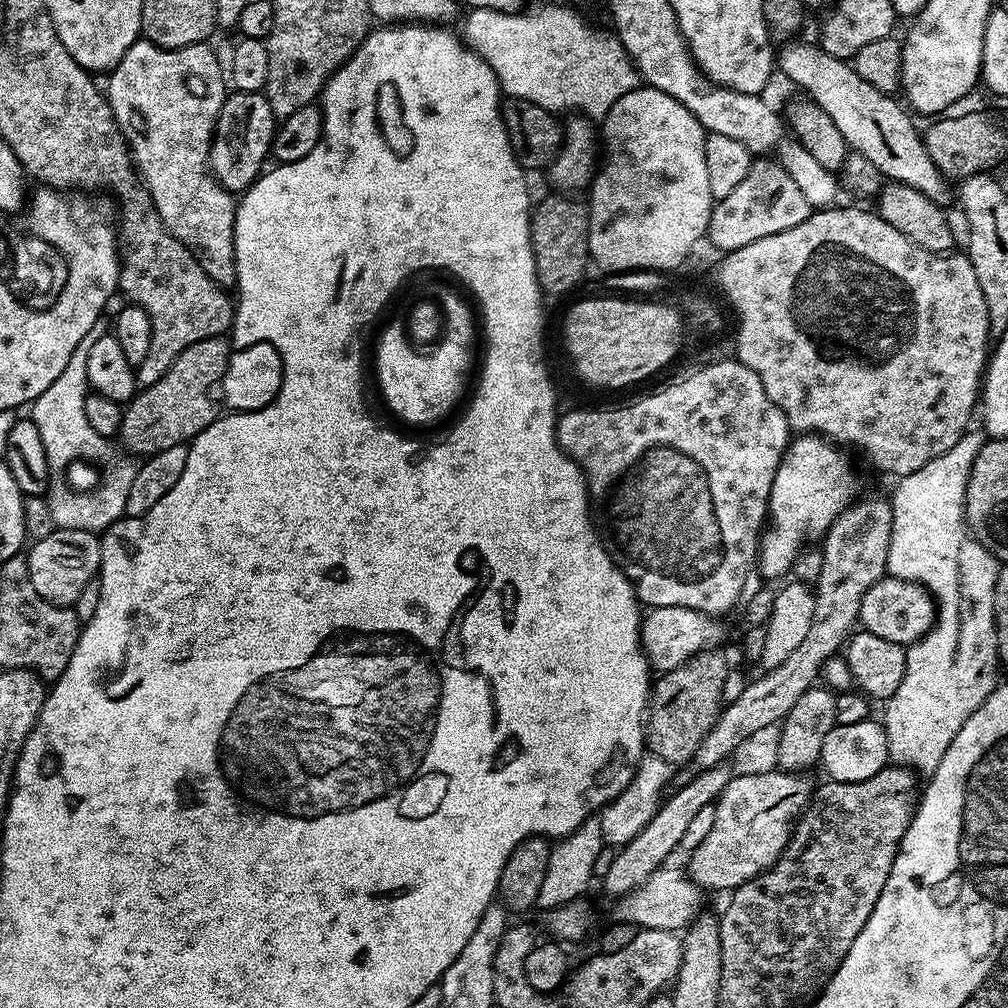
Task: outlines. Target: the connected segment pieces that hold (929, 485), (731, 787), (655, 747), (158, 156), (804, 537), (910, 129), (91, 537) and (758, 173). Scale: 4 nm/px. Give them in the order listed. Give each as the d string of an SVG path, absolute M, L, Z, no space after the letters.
M952 452L946 454L938 454L938 458L934 458L930 462L926 462L926 466L922 466L922 470L914 470L914 474L906 474L899 477L895 481L896 489L893 490L892 496L890 495L890 503L892 506L892 533L890 534L890 554L888 555L888 570L887 575L889 577L896 577L902 580L911 580L916 584L921 584L932 594L935 599L935 603L938 605L936 608L935 624L929 629L927 633L920 640L911 645L906 651L906 674L902 678L902 686L898 686L898 690L894 690L894 694L886 702L888 708L884 712L884 718L882 717L882 724L887 729L888 734L888 754L891 763L896 766L903 766L905 768L911 768L920 774L931 774L932 771L938 766L938 762L942 762L942 754L946 754L946 750L950 746L950 742L954 742L954 738L958 734L958 730L962 730L962 726L966 722L966 718L970 718L970 714L974 714L974 710L978 710L982 706L982 702L986 702L986 698L996 689L998 683L998 677L996 677L996 668L1001 667L1000 655L998 655L998 646L996 645L996 619L994 618L994 586L998 582L998 574L1000 573L1001 565L998 563L996 557L985 550L985 548L977 542L972 533L969 532L967 524L964 523L964 495L966 494L966 486L968 485L968 479L970 478L970 470L972 469L971 459L965 458L965 460L952 460L954 458Z
M775 770L764 774L733 775L722 794L714 801L714 826L710 829L710 834L706 834L706 838L702 838L702 842L698 842L698 846L691 849L689 856L692 857L686 863L688 877L701 890L708 891L709 888L712 892L727 893L774 866L774 862L788 844L788 837L791 836L800 813L812 799L813 791L814 783L812 784L808 774Z
M720 650L700 652L682 666L655 677L650 688L644 722L644 739L651 755L673 766L687 765L691 761L702 738L706 738L720 716L724 704L722 685L726 682L730 664L722 653Z
M139 38L109 73L106 95L112 117L124 135L133 155L133 163L163 224L194 252L196 260L215 284L230 288L235 285L237 276L234 250L237 201L233 193L217 183L211 171L212 139L217 118L228 97L228 84L223 65L221 68L215 52L209 46L205 42L170 50Z
M800 434L789 443L774 474L768 499L770 523L763 529L762 541L758 549L758 571L765 581L776 580L784 575L787 577L792 571L793 562L800 557L800 553L804 551L809 541L819 541L836 518L857 499L856 472L844 452L847 451L841 450L835 443L829 442L819 434Z
M788 42L781 47L784 48L781 52L779 49L779 75L781 72L786 79L793 80L800 88L805 88L808 91L805 93L811 100L818 106L822 106L822 110L826 110L826 114L830 114L830 118L834 118L834 126L838 126L842 138L846 138L849 149L852 152L862 154L862 158L870 158L870 162L874 162L874 166L878 166L881 177L897 184L910 186L914 190L926 194L926 198L930 198L936 204L947 205L949 181L938 170L938 166L934 166L934 162L924 145L921 129L916 129L915 122L911 120L913 117L910 115L909 109L899 99L896 101L895 95L882 90L874 90L874 86L870 86L870 82L858 78L858 74L852 69L849 61L839 60L826 54L824 49L815 43L812 43L813 45L796 43L800 42Z
M57 528L47 538L35 541L31 547L26 552L30 582L34 582L34 590L46 602L75 605L78 594L86 590L90 581L97 579L100 571L100 536L97 533Z
M756 158L737 189L730 190L726 198L715 201L706 240L714 247L721 248L721 253L727 254L742 246L750 246L750 242L758 242L758 238L790 230L798 226L798 222L806 222L809 214L806 194L798 190L798 185L786 169L775 159Z

